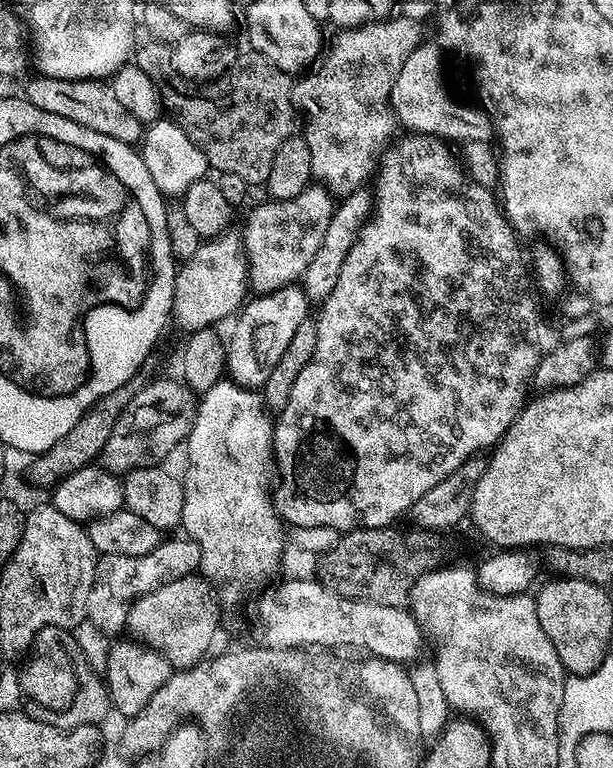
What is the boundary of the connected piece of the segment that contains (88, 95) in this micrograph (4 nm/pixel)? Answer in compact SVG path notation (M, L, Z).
M36 74L27 81L23 99L29 100L38 110L46 110L46 114L59 114L62 118L70 118L70 122L78 122L78 126L86 126L90 130L98 130L98 134L106 134L110 138L118 138L118 142L126 142L133 146L141 143L146 131L122 102L114 95L111 83L103 79L67 80Z

